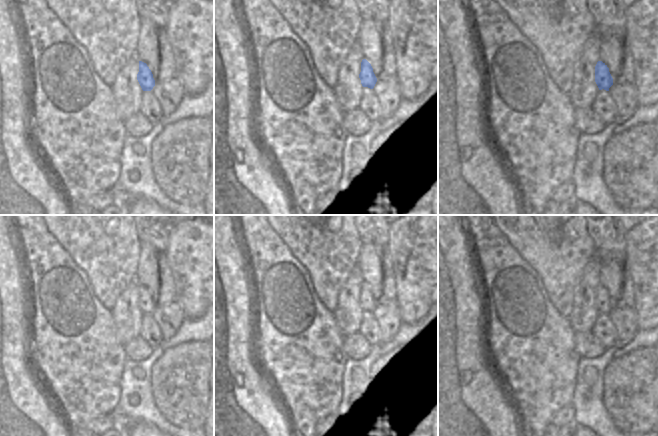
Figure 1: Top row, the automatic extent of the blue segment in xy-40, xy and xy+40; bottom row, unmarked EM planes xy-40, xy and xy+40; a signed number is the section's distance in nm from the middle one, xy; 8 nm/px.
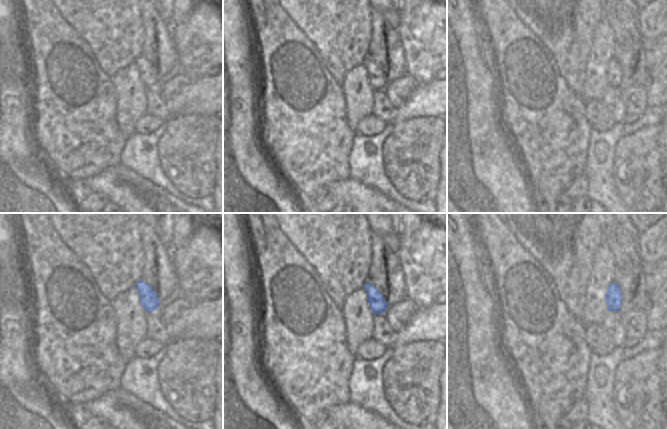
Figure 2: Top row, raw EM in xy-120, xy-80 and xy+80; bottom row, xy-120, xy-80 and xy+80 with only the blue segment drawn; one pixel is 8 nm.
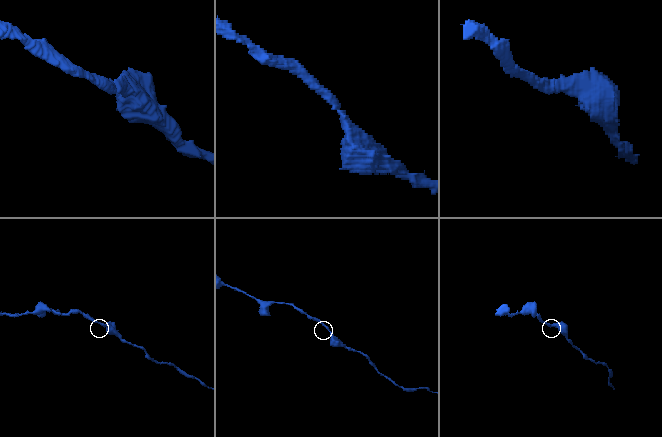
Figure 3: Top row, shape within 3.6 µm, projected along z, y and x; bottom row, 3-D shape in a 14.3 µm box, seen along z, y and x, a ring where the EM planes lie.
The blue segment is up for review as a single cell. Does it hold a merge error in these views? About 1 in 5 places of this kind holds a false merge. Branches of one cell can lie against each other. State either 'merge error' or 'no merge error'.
no merge error

